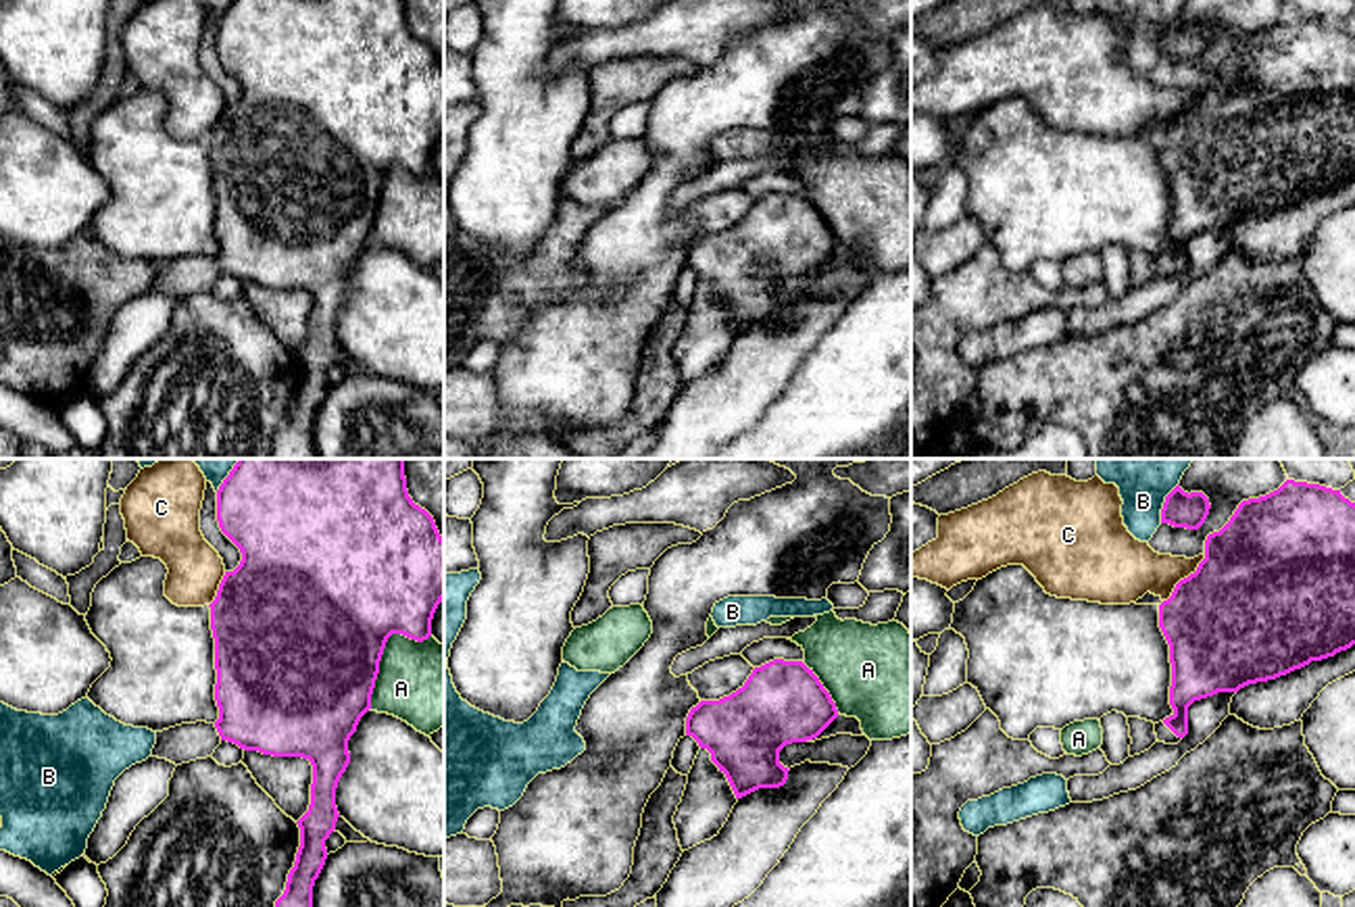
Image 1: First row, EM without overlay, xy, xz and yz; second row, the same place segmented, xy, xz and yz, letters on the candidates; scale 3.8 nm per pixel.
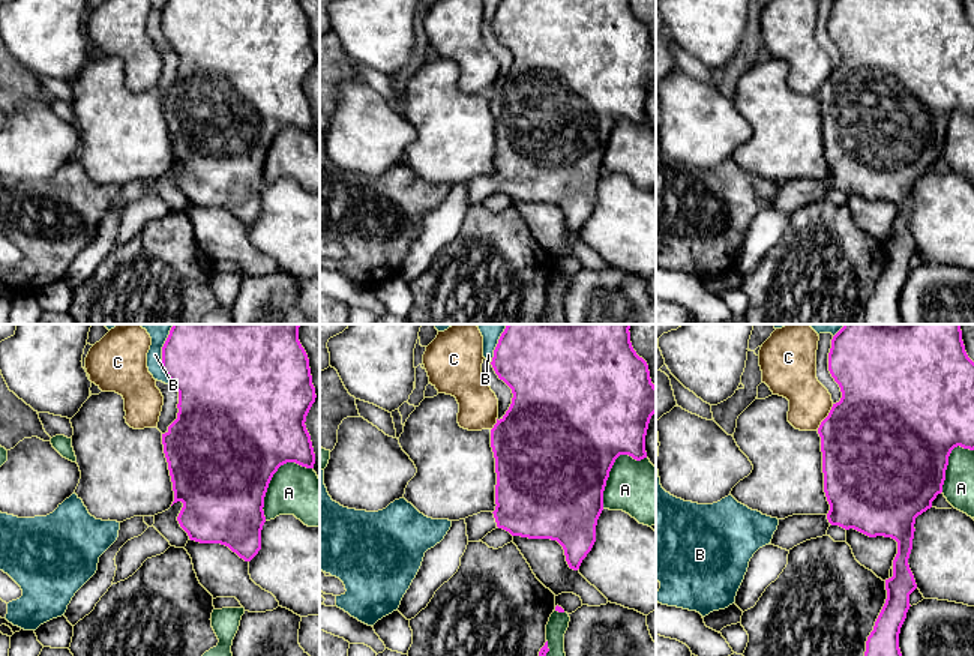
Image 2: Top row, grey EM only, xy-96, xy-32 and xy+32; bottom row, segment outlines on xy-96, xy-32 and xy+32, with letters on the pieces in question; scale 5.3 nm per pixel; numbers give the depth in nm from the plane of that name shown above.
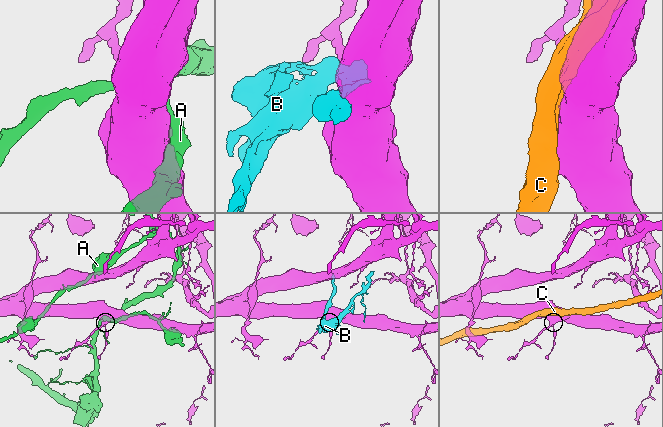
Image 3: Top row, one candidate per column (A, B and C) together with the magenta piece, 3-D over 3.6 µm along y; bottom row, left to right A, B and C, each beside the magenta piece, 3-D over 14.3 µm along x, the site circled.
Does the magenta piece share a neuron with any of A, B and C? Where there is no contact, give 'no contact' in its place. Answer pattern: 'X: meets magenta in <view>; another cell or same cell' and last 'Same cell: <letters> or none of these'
A: meets magenta in xy; another cell
B: meets magenta in yz; another cell
C: meets magenta in yz; another cell
Same cell: none of these

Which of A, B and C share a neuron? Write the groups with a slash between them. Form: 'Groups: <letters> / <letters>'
Groups: A / B / C

